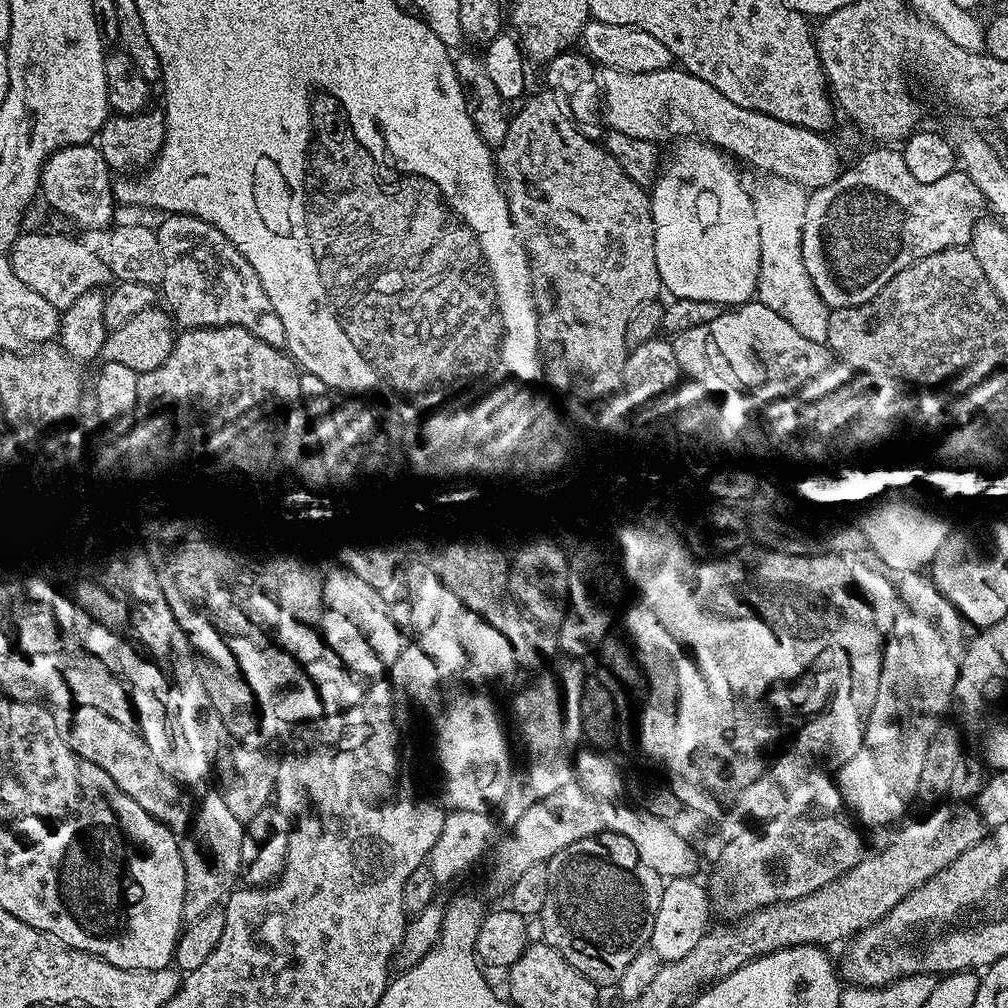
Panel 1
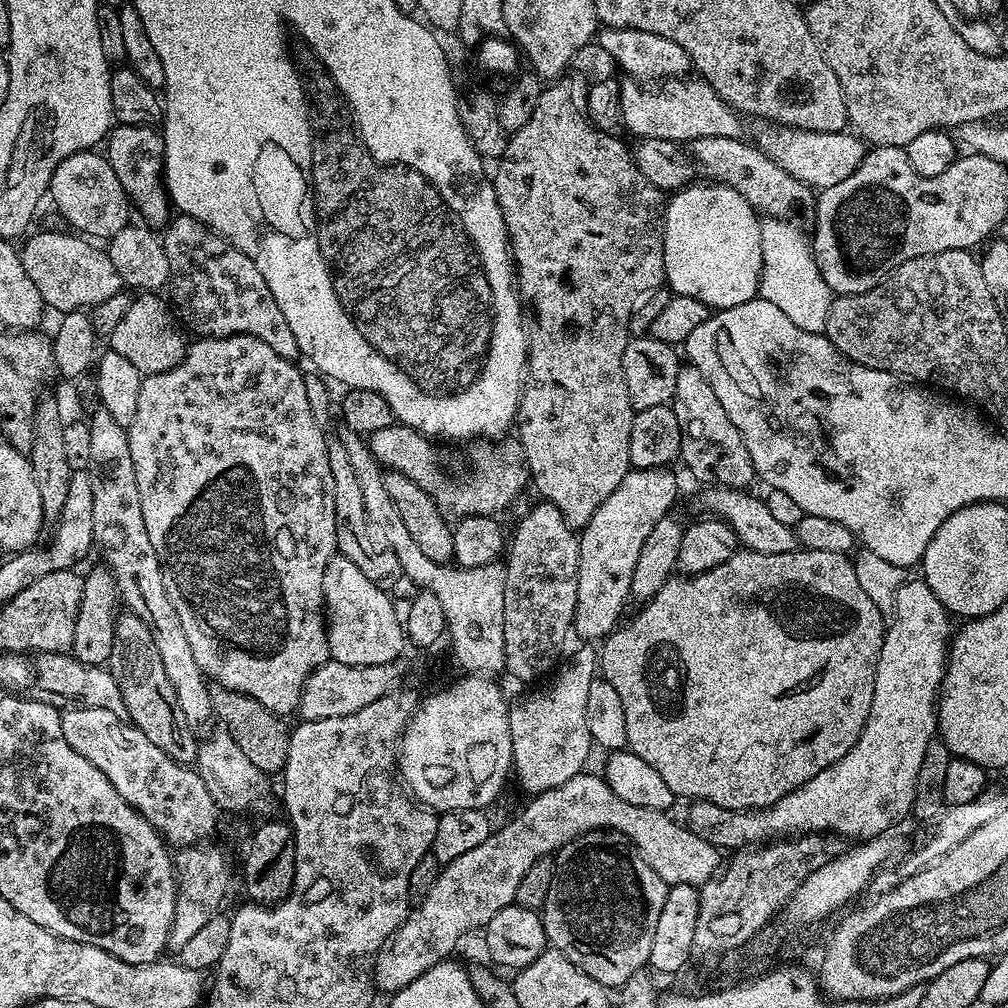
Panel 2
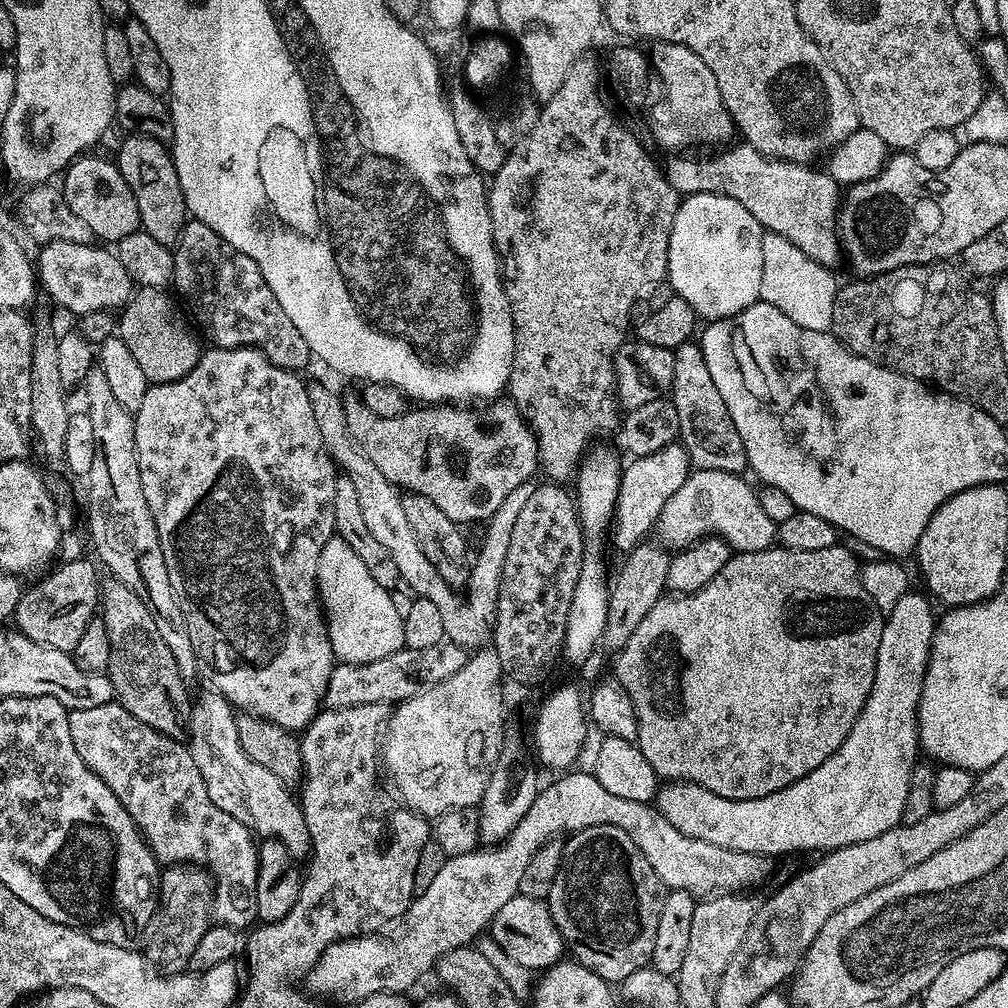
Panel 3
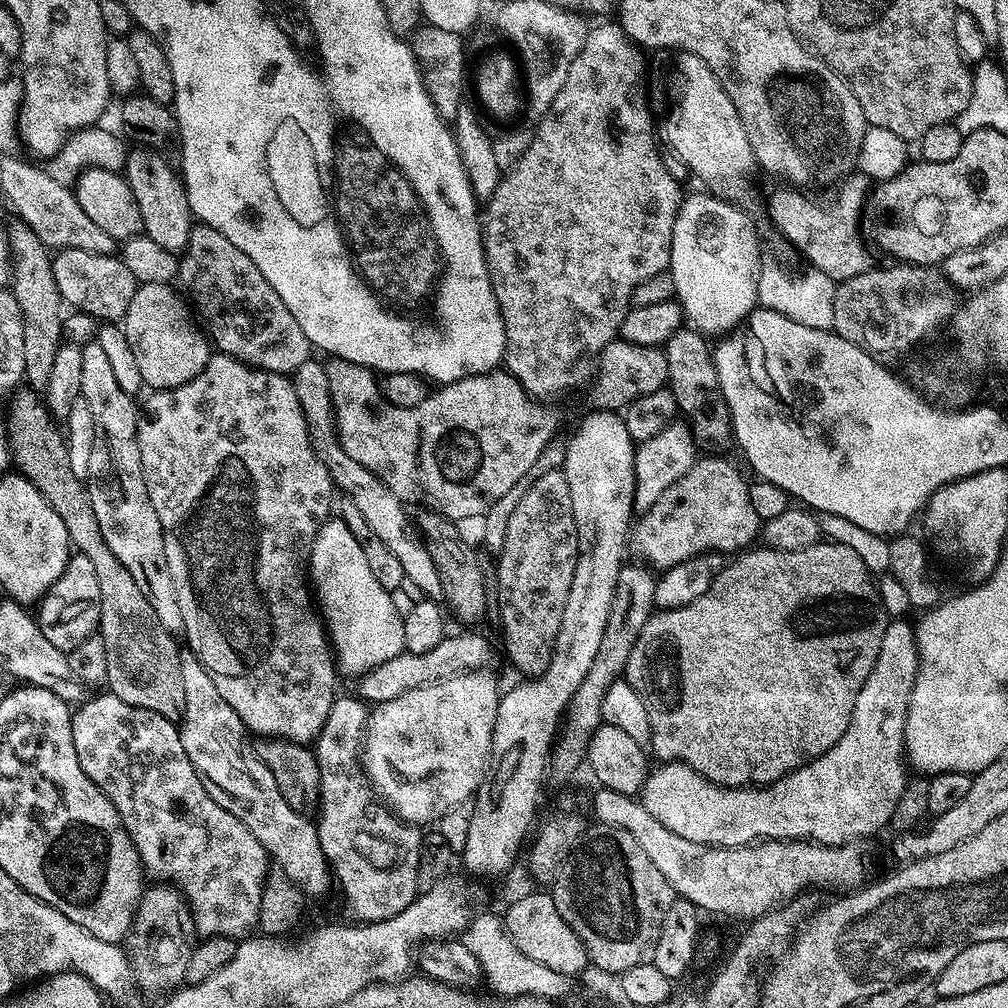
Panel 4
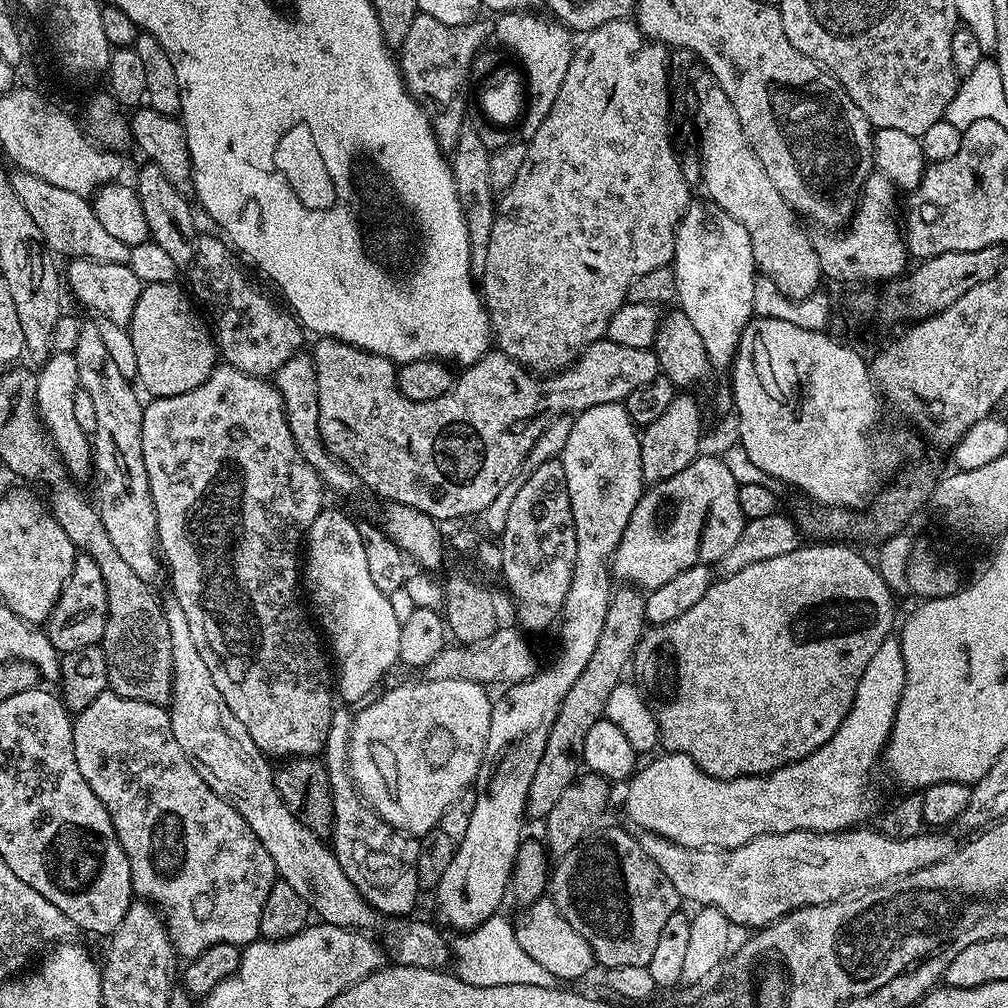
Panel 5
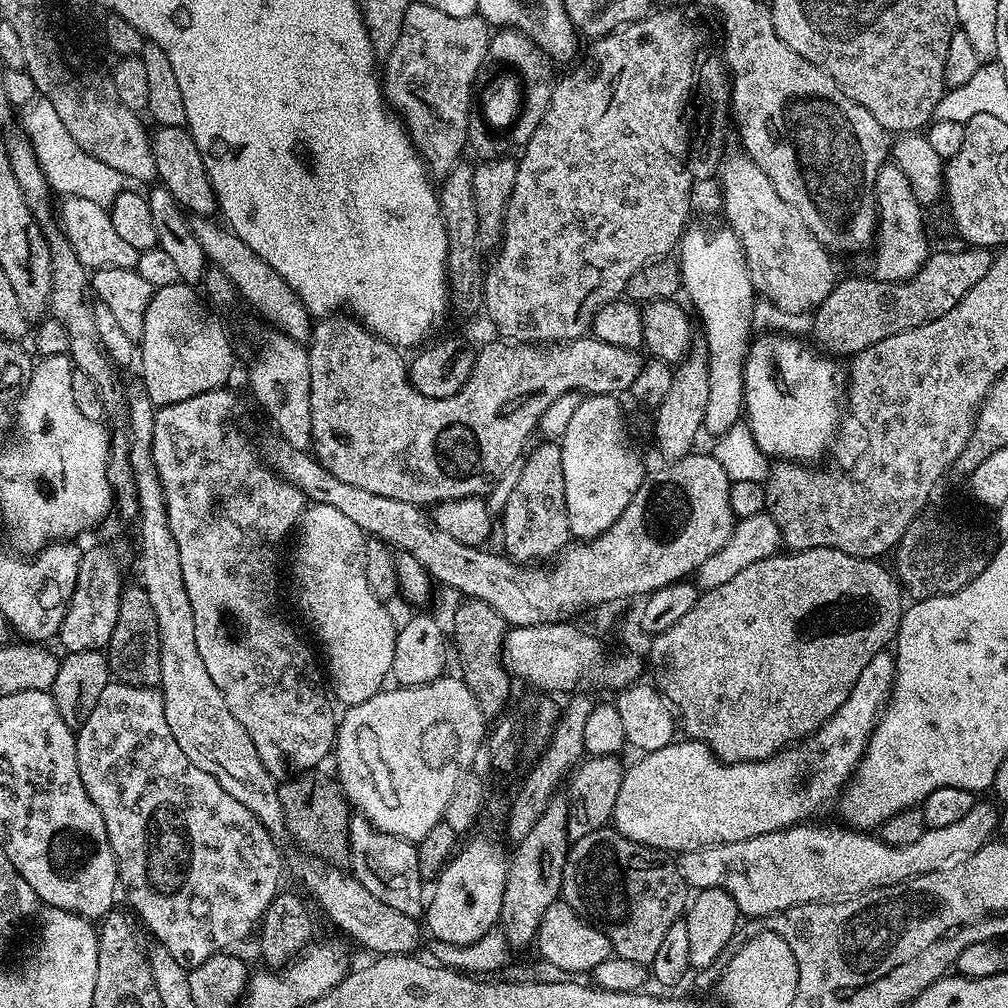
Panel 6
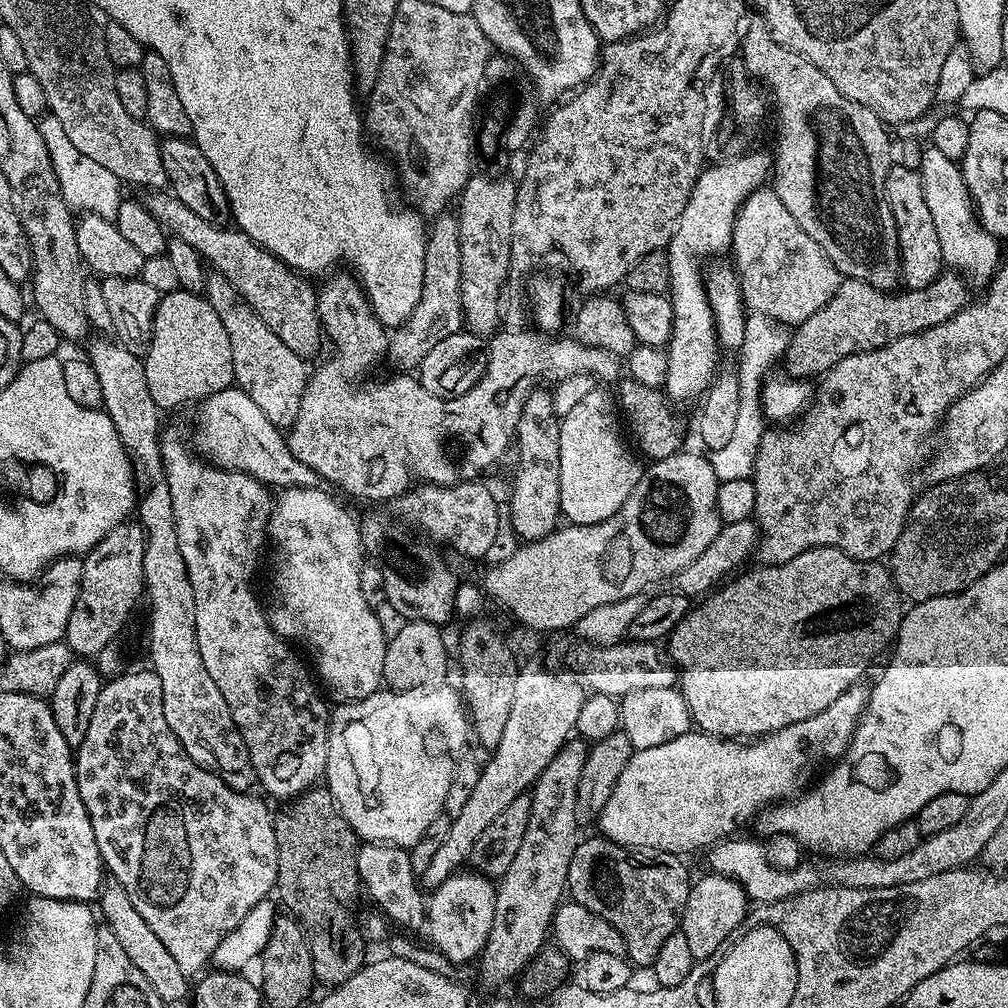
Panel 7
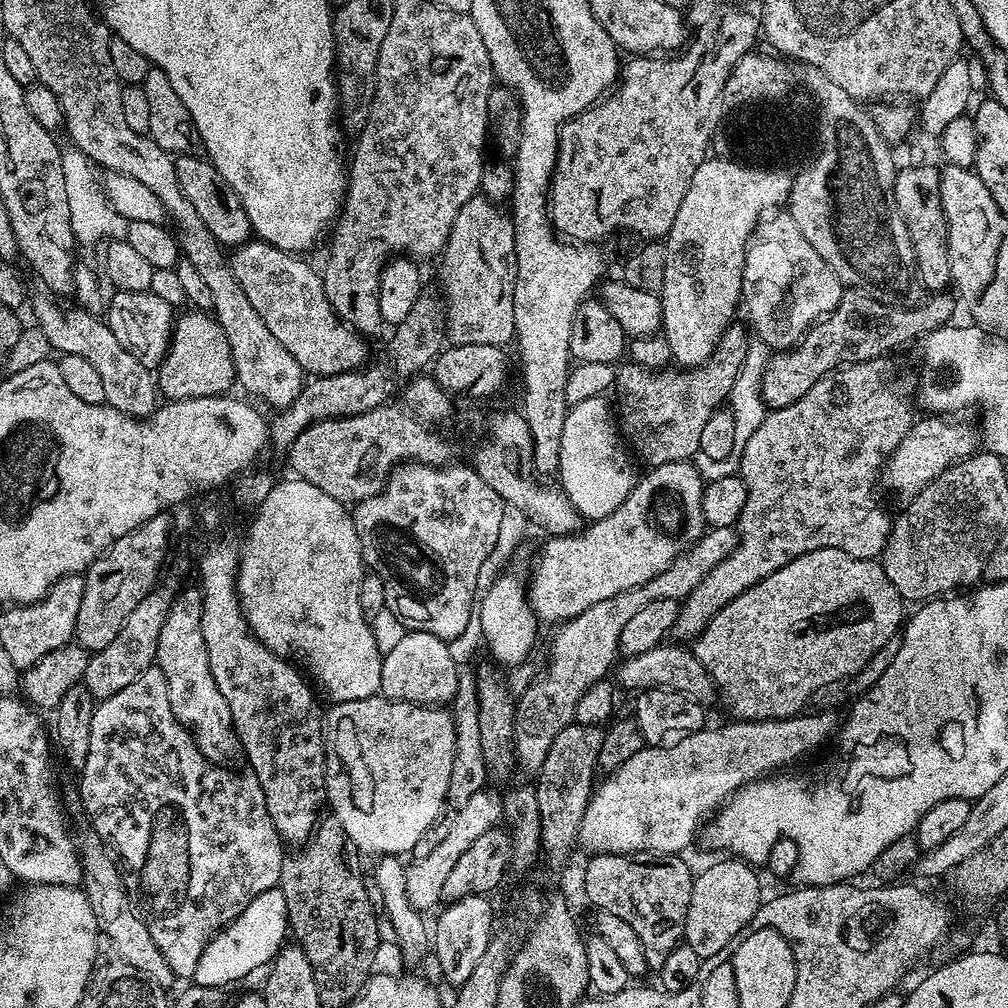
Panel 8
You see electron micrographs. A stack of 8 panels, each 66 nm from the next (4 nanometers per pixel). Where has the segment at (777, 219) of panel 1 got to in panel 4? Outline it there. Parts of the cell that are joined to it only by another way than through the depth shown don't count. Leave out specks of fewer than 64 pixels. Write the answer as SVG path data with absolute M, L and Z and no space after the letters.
M765 255L758 270L757 305L786 314L786 318L794 318L794 322L802 322L802 326L814 326L830 332L834 326L837 281L826 278L826 274L811 266L805 269L805 272L791 272L778 257Z

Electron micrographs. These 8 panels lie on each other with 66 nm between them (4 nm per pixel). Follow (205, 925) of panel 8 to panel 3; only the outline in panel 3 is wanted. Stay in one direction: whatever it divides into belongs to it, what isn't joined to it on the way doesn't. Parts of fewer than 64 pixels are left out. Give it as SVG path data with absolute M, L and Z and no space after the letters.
M119 702L90 706L90 710L71 710L68 721L78 758L114 790L157 861L164 866L199 864L207 869L215 879L211 919L228 928L247 929L254 920L258 844L254 833L238 818L230 818L226 810L214 806L187 747L146 726L146 722L138 722Z

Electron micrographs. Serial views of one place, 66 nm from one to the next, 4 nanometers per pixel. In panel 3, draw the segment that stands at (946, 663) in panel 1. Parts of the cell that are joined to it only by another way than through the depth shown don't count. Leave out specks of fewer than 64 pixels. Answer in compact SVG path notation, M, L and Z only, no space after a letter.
M907 590L898 598L894 608L886 613L870 694L850 734L846 734L842 746L838 746L838 750L830 754L822 766L810 770L810 774L774 794L753 800L722 798L702 786L689 784L687 780L665 783L657 791L654 805L664 815L666 822L690 838L698 838L735 852L755 852L765 858L784 856L787 852L819 853L821 850L854 846L870 838L878 838L878 834L886 834L886 830L897 828L904 818L906 794L910 794L910 774L922 752L916 715L938 623L937 613L932 613L933 601L921 592Z

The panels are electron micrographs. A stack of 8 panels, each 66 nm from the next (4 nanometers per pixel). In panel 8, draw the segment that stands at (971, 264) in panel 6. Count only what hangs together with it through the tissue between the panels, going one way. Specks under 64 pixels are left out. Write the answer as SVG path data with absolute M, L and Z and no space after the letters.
M848 288L836 309L813 324L795 348L769 355L760 383L760 397L769 409L790 406L790 402L798 402L798 398L802 398L802 394L806 394L806 390L810 390L810 386L828 372L846 364L861 364L863 360L887 357L892 354L888 352L895 348L945 327L955 314L956 306L958 308L957 301L951 296L952 301L948 295L947 291L937 292L929 295L925 304L897 306L878 302L878 298L870 298L870 294L860 288Z

